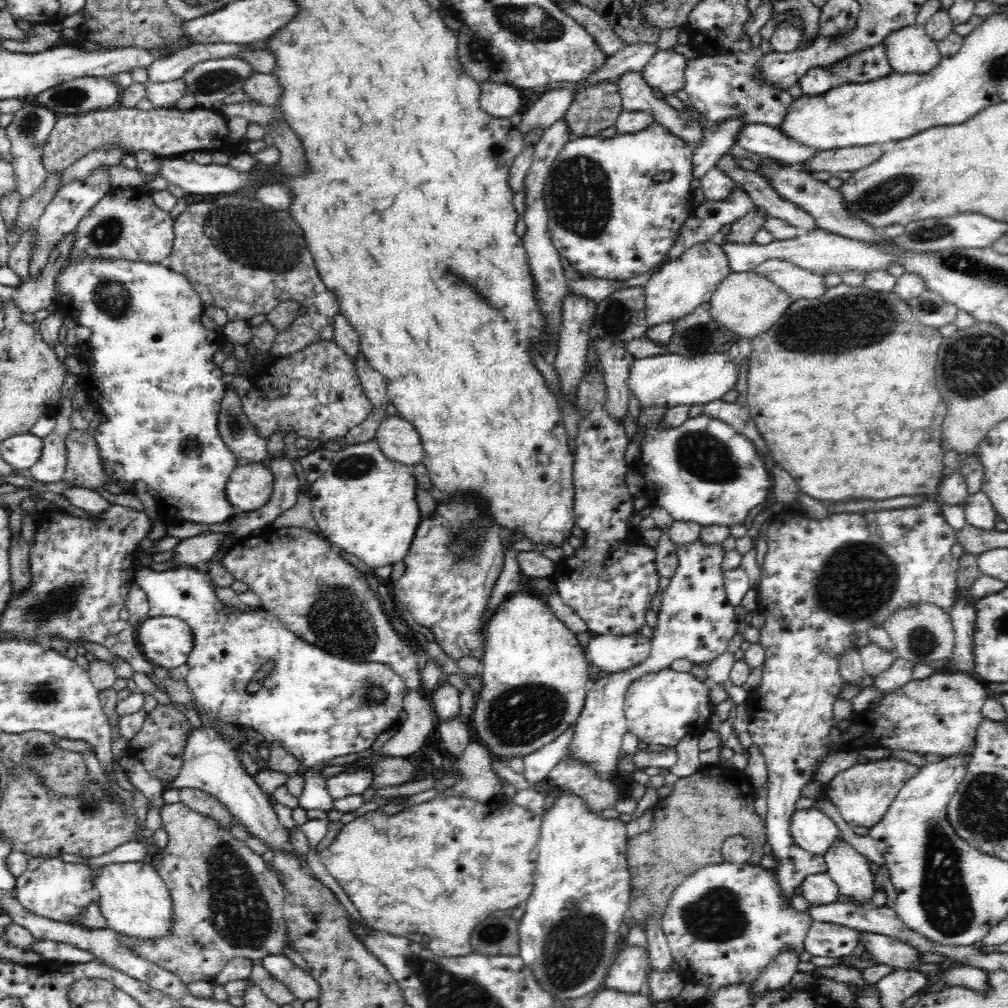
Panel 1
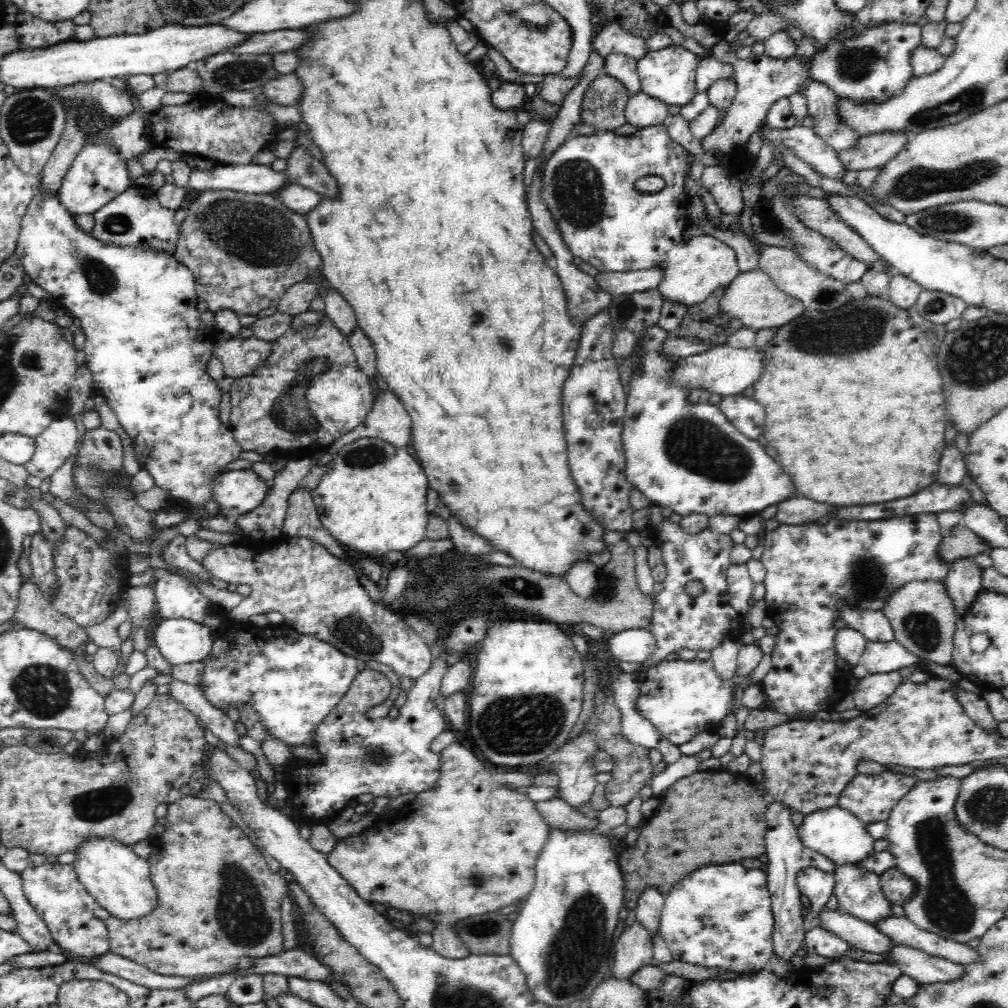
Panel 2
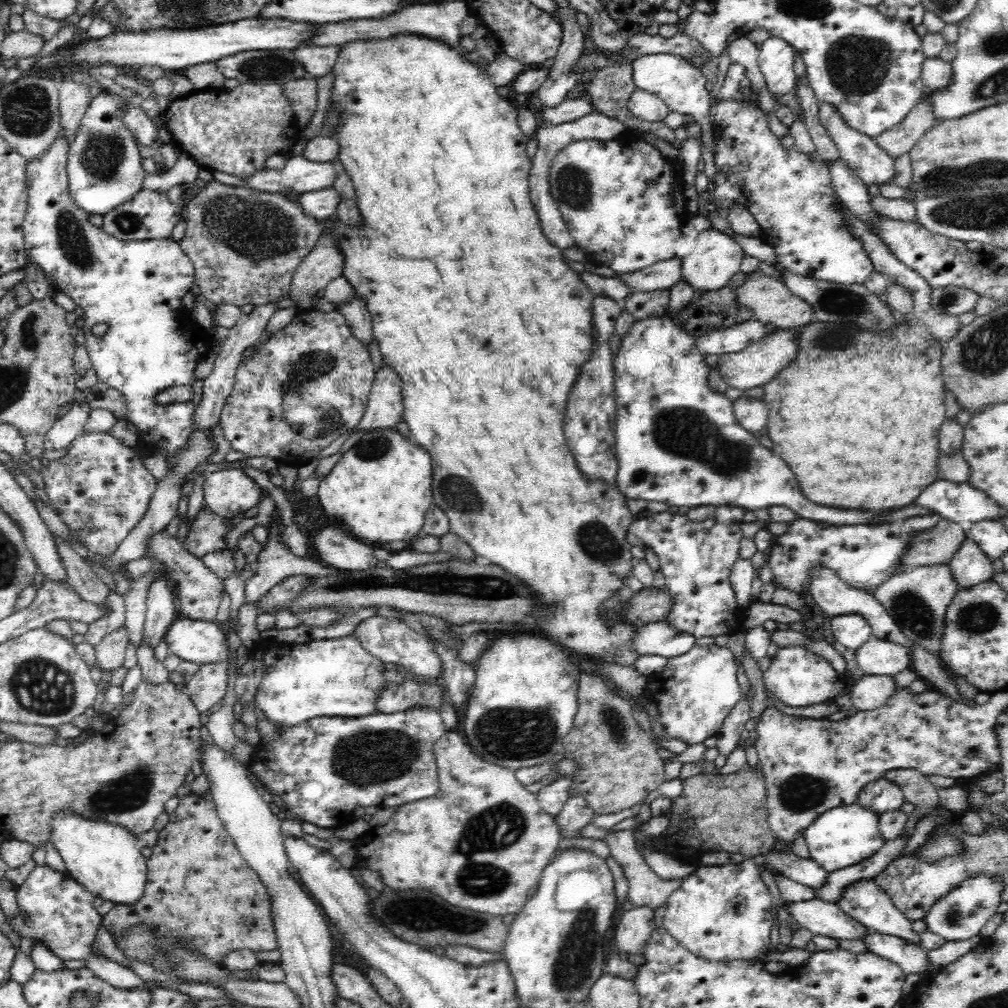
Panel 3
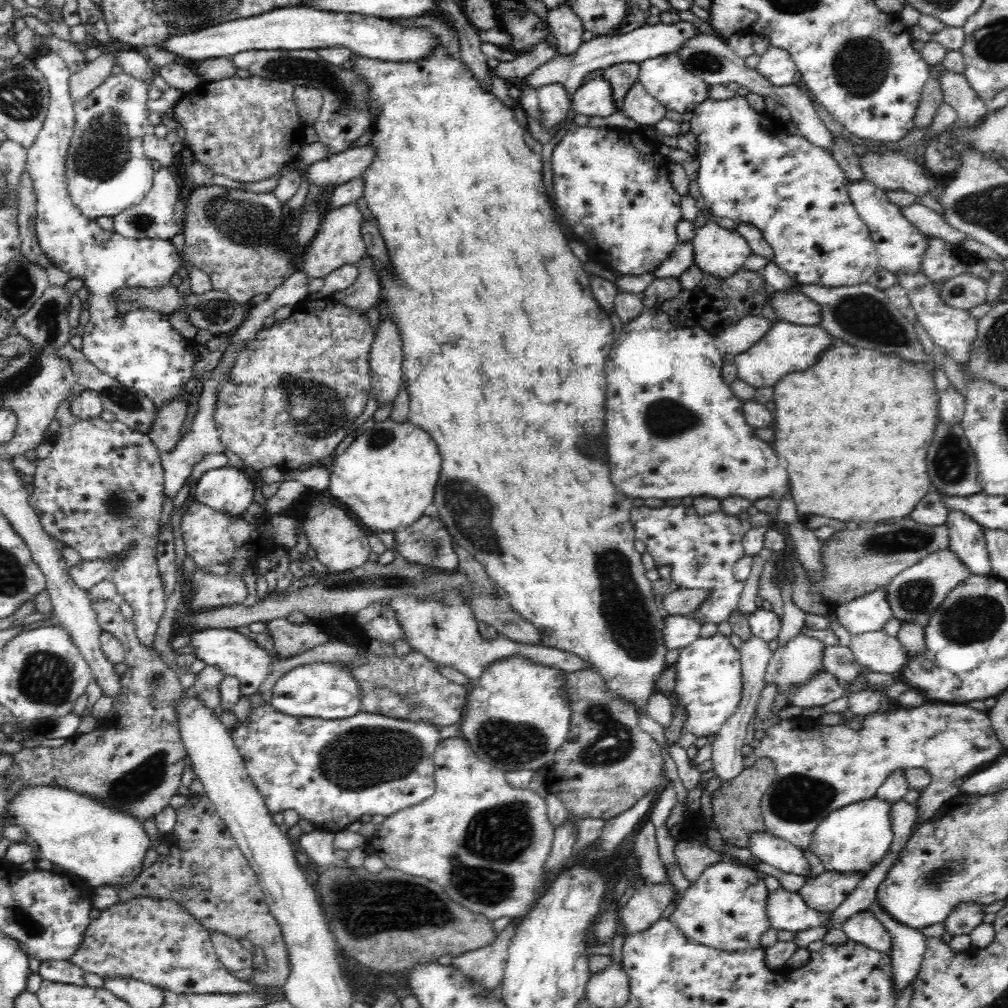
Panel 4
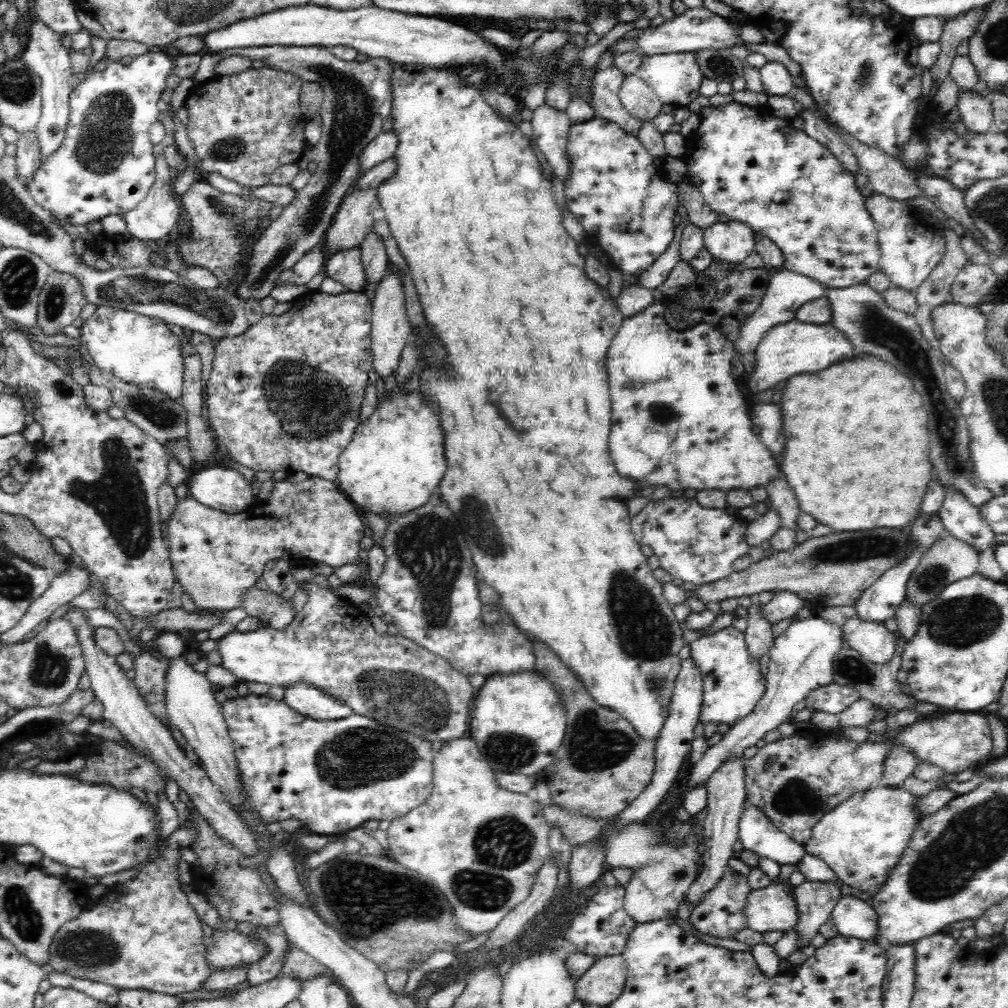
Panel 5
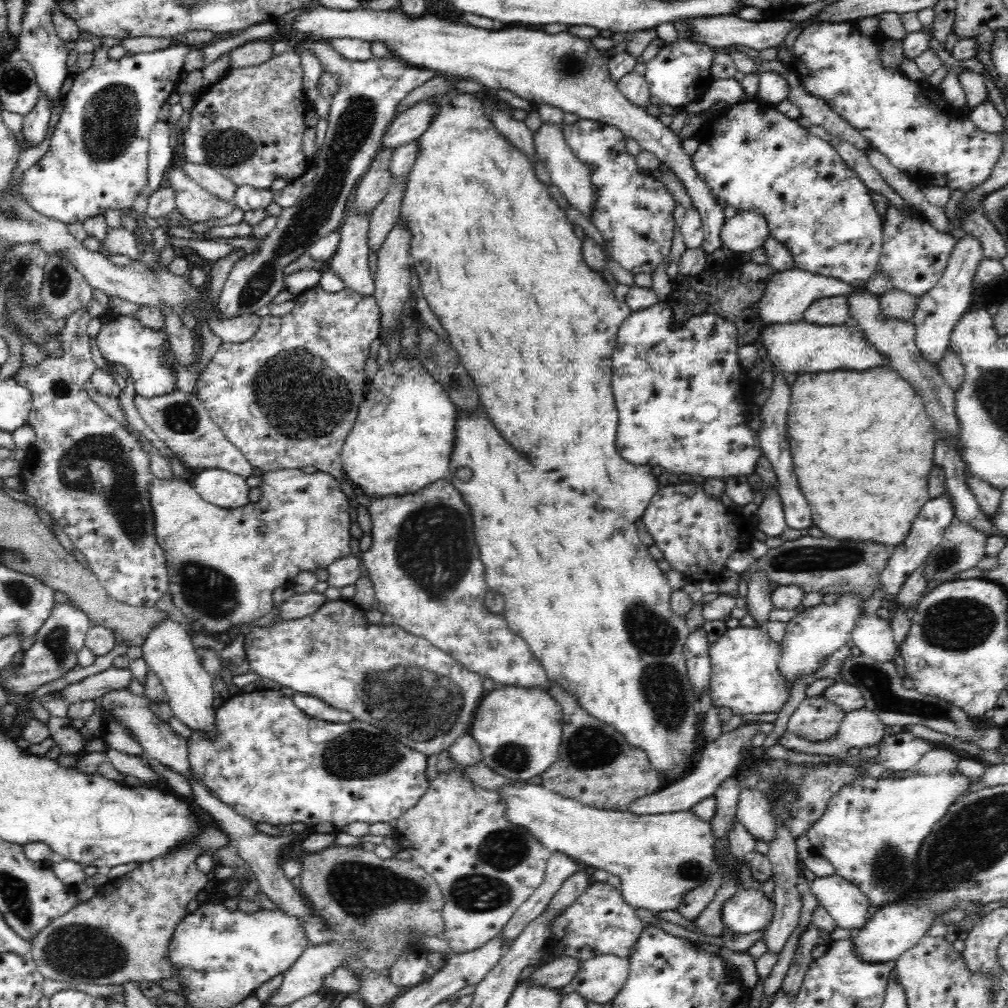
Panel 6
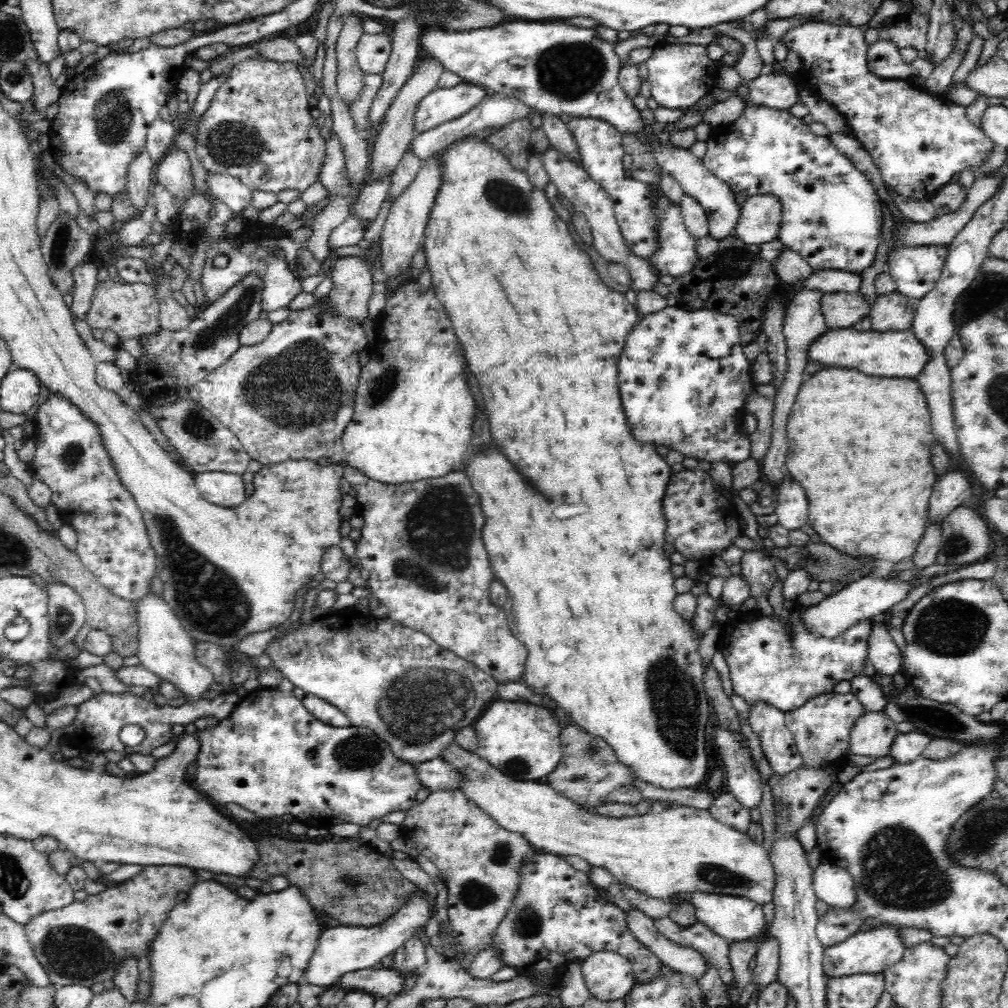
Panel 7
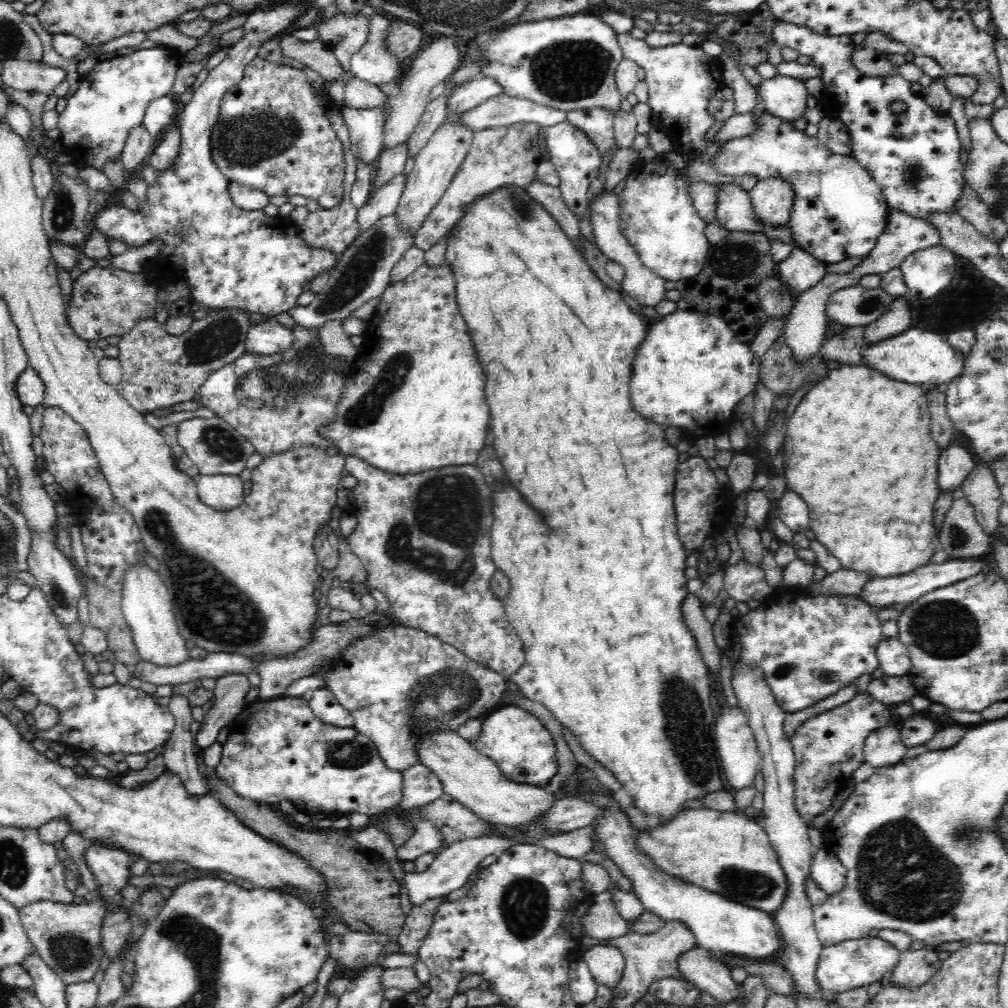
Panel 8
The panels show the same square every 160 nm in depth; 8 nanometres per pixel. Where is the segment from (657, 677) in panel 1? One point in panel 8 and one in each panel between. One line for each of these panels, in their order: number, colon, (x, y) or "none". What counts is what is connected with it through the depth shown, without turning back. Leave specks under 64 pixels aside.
2: (680, 698)
3: (693, 694)
4: (708, 686)
5: (731, 682)
6: (744, 678)
7: (765, 665)
8: (808, 649)

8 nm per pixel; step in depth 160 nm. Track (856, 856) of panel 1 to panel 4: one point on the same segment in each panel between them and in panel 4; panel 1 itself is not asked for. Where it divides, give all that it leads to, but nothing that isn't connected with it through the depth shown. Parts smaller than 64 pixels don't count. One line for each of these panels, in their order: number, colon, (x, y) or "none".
2: (858, 890)
3: (863, 900)
4: (908, 948)

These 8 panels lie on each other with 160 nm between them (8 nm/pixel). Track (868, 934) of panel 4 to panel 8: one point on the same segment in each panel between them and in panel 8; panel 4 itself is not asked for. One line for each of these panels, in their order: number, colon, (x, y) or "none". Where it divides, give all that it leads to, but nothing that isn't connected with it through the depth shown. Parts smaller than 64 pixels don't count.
5: (853, 916)
6: (845, 903)
7: (834, 885)
8: (827, 872)

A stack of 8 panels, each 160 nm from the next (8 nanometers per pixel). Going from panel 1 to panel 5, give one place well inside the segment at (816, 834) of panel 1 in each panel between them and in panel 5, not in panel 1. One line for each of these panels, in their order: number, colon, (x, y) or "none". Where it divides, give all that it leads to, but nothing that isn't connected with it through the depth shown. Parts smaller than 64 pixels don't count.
2: (836, 833)
3: (841, 837)
4: (854, 838)
5: (861, 840)

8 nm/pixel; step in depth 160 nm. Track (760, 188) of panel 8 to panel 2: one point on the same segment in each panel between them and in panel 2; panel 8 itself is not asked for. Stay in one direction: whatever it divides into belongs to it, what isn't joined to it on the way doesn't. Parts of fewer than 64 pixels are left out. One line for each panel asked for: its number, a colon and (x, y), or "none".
2: (709, 264)
3: (716, 259)
4: (718, 252)
5: (732, 242)
6: (746, 231)
7: (759, 217)

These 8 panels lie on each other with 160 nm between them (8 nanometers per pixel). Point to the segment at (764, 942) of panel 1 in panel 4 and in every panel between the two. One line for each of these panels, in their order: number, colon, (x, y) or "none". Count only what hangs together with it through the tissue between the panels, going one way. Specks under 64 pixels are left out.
2: (719, 916)
3: (721, 913)
4: (724, 908)

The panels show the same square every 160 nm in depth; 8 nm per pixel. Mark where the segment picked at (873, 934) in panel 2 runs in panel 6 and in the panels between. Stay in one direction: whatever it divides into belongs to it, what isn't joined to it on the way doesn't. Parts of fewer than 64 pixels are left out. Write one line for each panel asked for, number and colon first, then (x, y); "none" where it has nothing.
3: (822, 918)
4: (786, 910)
5: (773, 908)
6: (749, 910)

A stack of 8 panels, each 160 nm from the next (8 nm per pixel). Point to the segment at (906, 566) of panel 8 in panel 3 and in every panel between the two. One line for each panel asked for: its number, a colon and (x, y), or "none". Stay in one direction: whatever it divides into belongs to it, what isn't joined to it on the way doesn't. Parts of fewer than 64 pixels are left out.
3: (858, 424)
4: (854, 429)
5: (856, 456)
6: (838, 448)
7: (846, 428)

